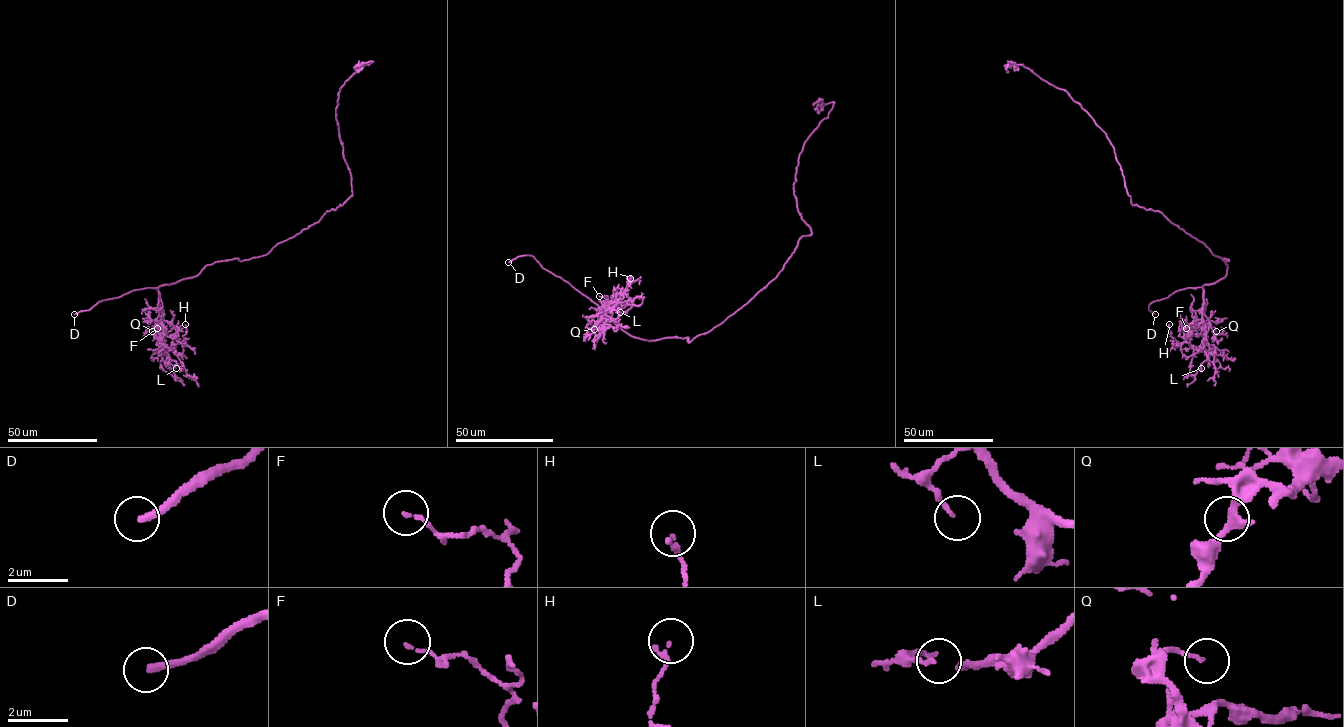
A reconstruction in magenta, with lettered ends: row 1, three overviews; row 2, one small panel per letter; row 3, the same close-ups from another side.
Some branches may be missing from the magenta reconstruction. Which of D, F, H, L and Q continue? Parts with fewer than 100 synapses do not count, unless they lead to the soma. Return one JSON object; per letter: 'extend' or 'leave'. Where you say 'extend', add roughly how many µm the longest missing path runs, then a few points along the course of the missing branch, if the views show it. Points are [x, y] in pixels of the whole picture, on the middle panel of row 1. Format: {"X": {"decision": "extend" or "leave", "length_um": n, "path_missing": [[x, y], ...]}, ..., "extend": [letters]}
{"D": {"decision": "extend", "length_um": 15, "path_missing": [[508, 262], [499, 272], [490, 275]]}, "F": {"decision": "leave"}, "H": {"decision": "leave"}, "L": {"decision": "leave"}, "Q": {"decision": "leave"}, "extend": ["D"]}

